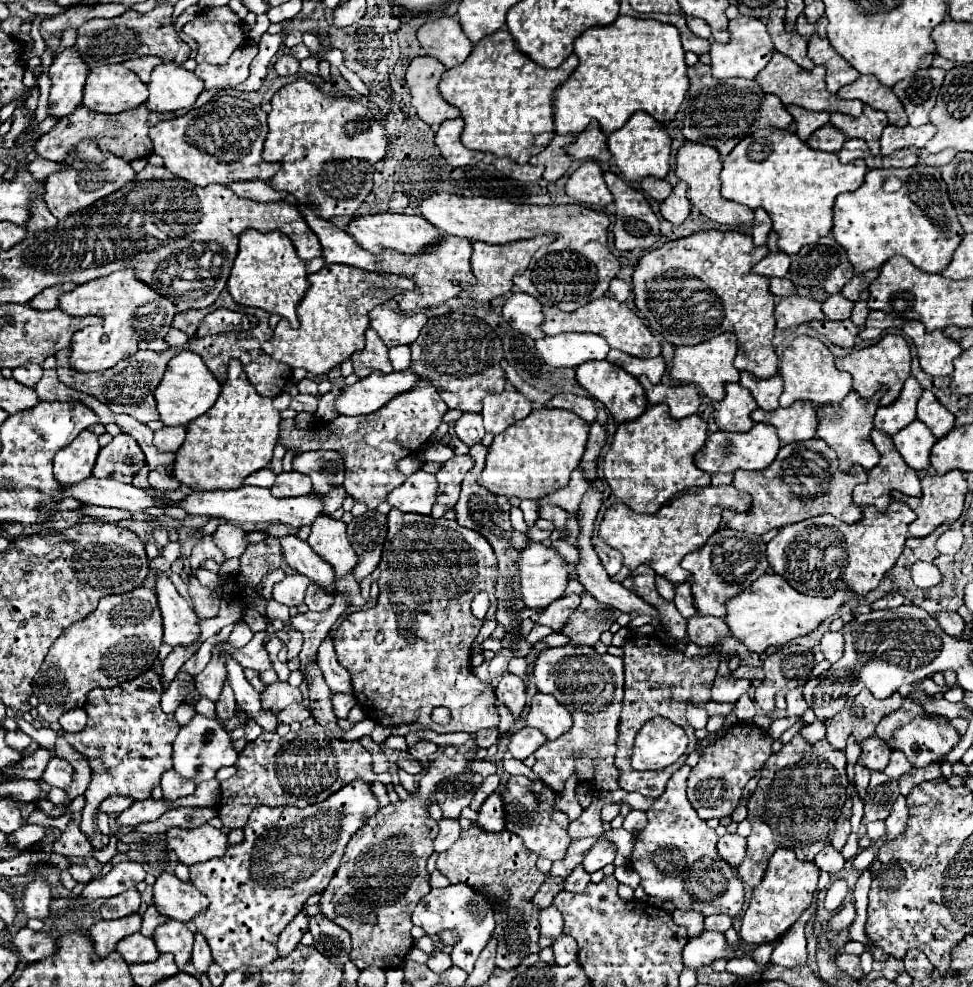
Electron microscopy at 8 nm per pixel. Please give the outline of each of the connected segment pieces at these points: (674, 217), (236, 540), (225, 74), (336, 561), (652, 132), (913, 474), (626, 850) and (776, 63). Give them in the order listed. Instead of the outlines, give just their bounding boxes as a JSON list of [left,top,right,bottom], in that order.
[[659,181,691,225],[211,523,249,559],[195,43,257,89],[307,515,357,575],[607,113,671,181],[853,429,921,511],[605,829,635,865],[755,51,863,117]]

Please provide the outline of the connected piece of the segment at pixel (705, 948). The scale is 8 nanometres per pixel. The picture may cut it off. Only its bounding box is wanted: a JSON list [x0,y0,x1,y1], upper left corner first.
[683,931,745,969]

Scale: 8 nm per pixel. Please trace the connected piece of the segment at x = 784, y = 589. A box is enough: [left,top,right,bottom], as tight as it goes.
[725,573,849,653]

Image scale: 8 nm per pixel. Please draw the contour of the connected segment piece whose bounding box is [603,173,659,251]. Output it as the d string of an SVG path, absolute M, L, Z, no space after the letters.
M605 173L605 183L615 197L615 247L621 251L647 249L659 239L659 219L645 195L629 187L615 173Z

